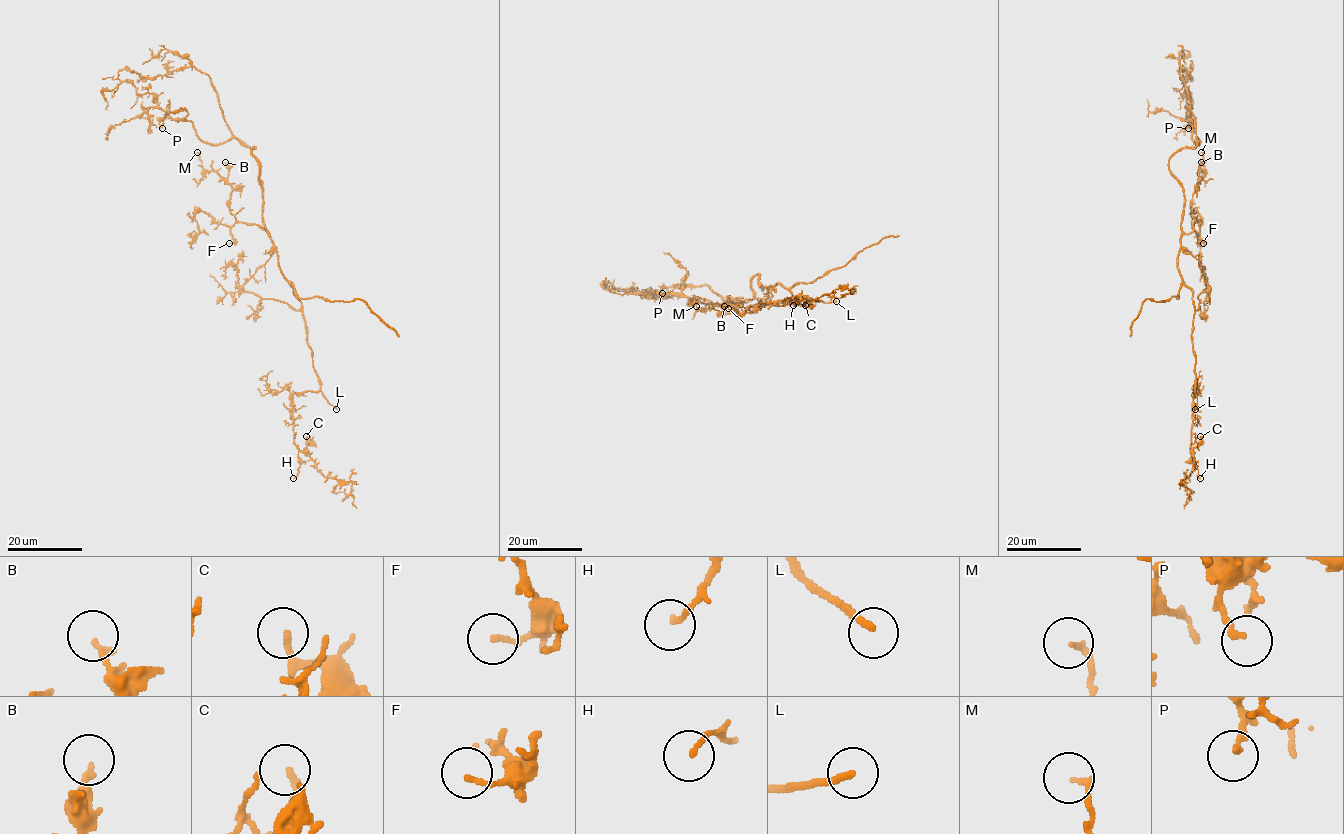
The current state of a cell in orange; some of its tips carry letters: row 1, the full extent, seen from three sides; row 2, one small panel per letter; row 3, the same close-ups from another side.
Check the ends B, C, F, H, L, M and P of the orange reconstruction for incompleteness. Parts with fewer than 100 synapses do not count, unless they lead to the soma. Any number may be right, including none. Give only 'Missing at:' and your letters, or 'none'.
Missing at: L

